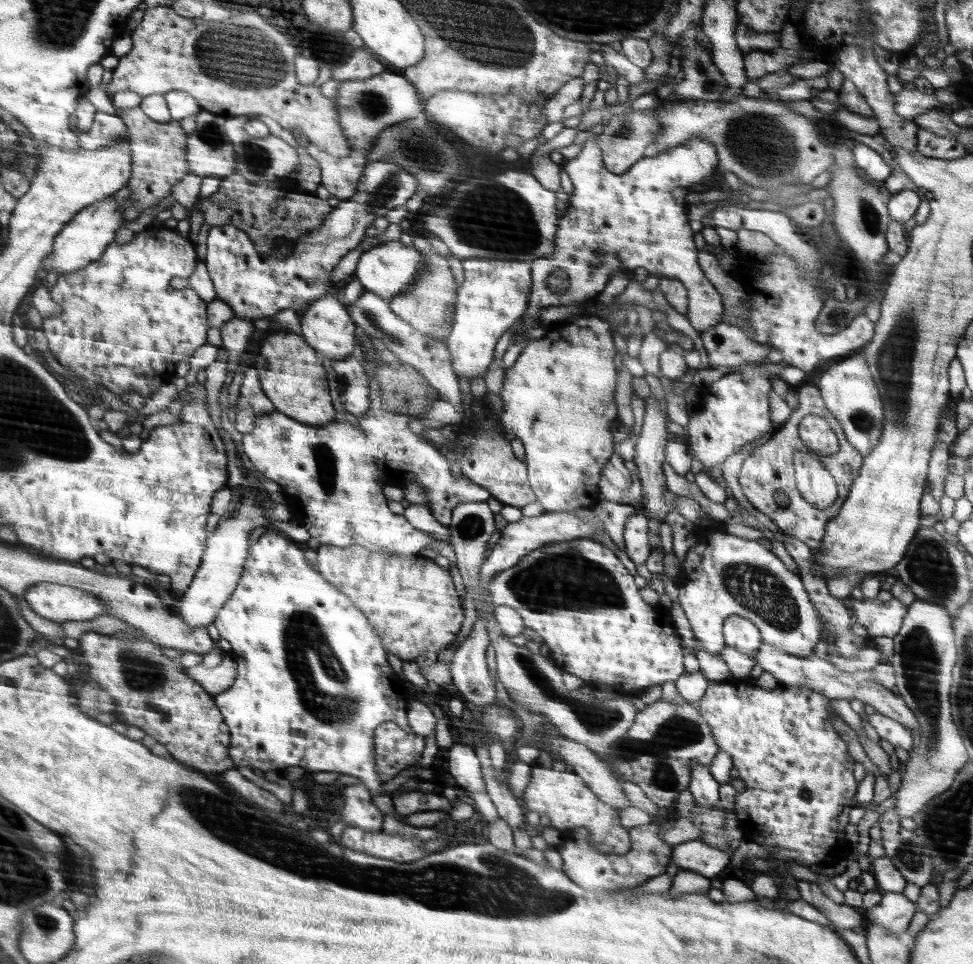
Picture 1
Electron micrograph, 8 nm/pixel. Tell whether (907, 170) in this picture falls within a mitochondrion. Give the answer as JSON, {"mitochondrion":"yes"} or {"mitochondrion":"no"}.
{"mitochondrion":"no"}

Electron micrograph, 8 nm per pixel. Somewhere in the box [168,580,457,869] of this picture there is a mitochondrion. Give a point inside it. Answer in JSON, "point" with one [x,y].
{"point":[319,667]}

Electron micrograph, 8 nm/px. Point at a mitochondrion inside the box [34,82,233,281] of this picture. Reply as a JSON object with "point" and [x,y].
{"point":[211,137]}

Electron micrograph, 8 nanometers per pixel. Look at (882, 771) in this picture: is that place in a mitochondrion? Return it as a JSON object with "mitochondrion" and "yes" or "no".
{"mitochondrion":"no"}

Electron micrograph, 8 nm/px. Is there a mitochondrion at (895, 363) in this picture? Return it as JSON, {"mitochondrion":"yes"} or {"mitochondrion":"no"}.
{"mitochondrion":"yes"}

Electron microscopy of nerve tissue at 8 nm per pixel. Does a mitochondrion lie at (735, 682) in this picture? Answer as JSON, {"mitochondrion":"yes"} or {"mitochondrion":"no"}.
{"mitochondrion":"no"}

